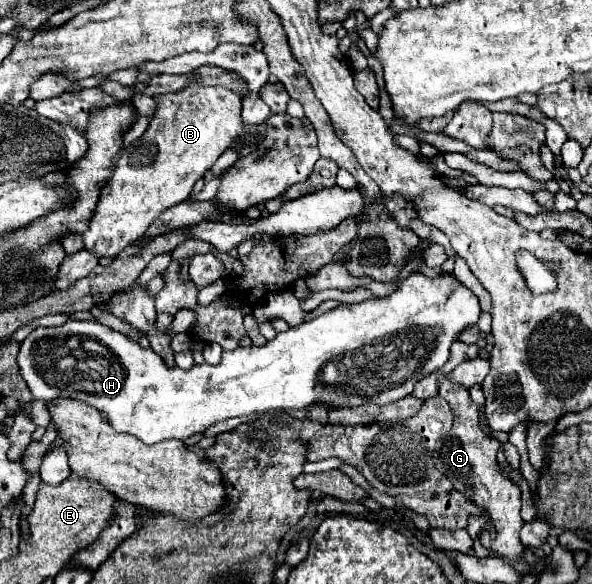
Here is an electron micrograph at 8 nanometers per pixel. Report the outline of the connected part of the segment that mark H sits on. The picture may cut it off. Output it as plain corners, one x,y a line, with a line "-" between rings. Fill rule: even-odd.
414,271
388,297
366,299
352,305
338,305
336,309
330,309
316,319
278,333
264,347
252,345
224,351
222,361
216,367
202,363
194,365
188,371
182,371
180,367
168,369
152,349
142,349
126,335
98,321
72,319
68,319
62,327
34,329
20,343
18,365
34,399
42,399
46,405
58,397
80,399
102,411
116,431
132,433
144,443
154,445
166,439
184,441
194,433
204,433
206,427
218,421
238,415
264,413
268,409
290,411
306,409
316,403
324,403
334,409
360,407
366,403
394,403
410,395
420,379
434,373
448,361
452,341
456,341
464,329
476,325
480,313
482,311
478,305
478,297
452,273
442,273
440,277
430,279
420,271
-
328,363
334,363
338,371
342,369
340,385
330,385
324,379
324,367

